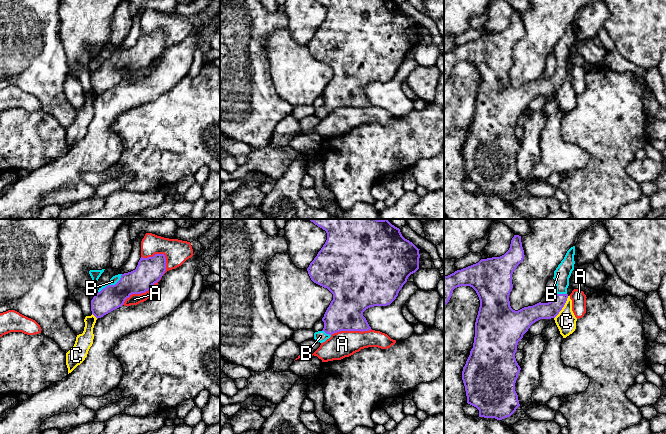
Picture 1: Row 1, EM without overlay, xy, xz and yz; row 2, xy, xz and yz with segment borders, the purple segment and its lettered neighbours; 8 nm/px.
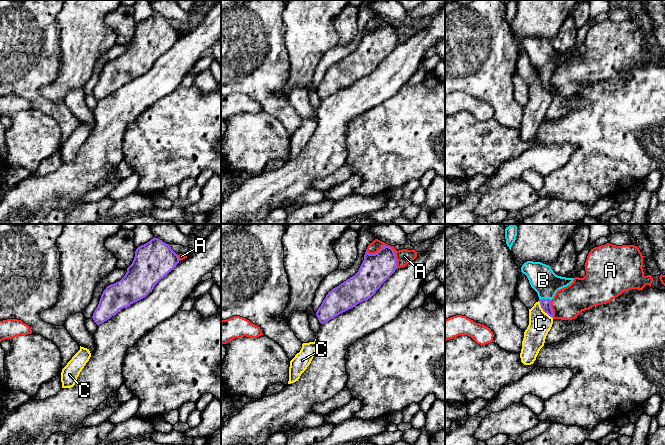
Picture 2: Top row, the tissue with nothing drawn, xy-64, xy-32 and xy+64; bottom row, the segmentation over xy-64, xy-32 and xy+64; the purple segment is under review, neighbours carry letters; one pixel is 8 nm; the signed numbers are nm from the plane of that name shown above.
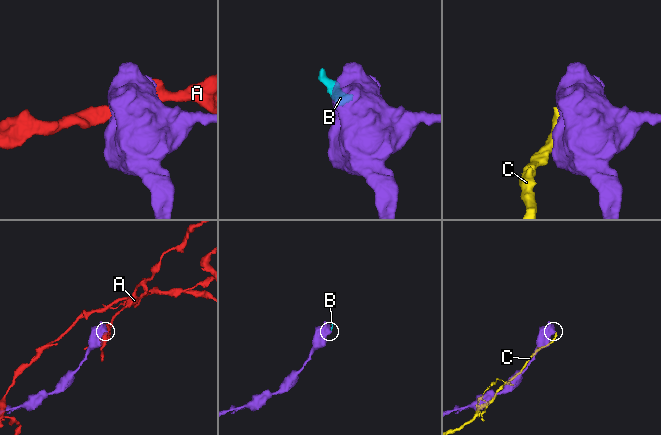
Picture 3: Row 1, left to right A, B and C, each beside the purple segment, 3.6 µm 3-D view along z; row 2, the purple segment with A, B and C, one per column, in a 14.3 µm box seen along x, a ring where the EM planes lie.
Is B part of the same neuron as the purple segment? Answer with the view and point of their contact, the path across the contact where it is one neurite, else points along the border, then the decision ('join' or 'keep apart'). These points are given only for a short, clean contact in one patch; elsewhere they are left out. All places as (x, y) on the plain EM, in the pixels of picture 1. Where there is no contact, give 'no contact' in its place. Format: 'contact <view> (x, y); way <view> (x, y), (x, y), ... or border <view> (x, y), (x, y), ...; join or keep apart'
contact xy (111, 61); way xy (140, 56), (124, 61), (111, 61), (116, 54); join

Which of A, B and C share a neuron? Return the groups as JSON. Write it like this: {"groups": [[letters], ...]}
{"groups": [["A"], ["B"], ["C"]]}

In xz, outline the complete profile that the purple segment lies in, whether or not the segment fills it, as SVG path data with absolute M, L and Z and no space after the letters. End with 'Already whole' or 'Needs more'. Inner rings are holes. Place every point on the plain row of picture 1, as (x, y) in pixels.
M315 0L327 9L327 16L317 32L307 44L311 56L327 64L333 70L333 76L327 84L322 97L322 107L314 109L314 115L325 118L332 110L340 107L369 107L363 88L374 82L390 81L407 58L408 53L419 45L419 26L405 15L400 5L392 0Z. Needs more

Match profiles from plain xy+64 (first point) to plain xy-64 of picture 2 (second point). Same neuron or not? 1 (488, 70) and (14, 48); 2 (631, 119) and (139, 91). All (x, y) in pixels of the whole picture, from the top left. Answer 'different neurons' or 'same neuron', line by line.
1: same neuron
2: different neurons

